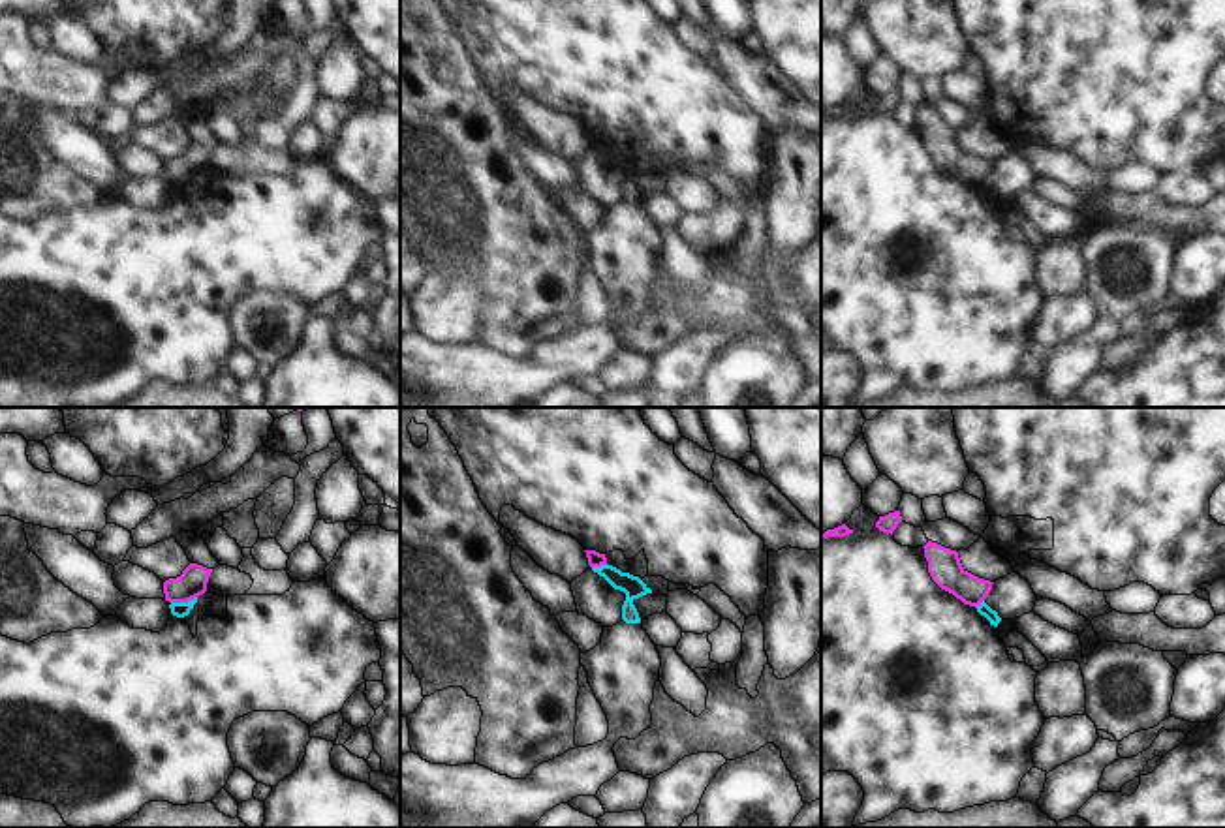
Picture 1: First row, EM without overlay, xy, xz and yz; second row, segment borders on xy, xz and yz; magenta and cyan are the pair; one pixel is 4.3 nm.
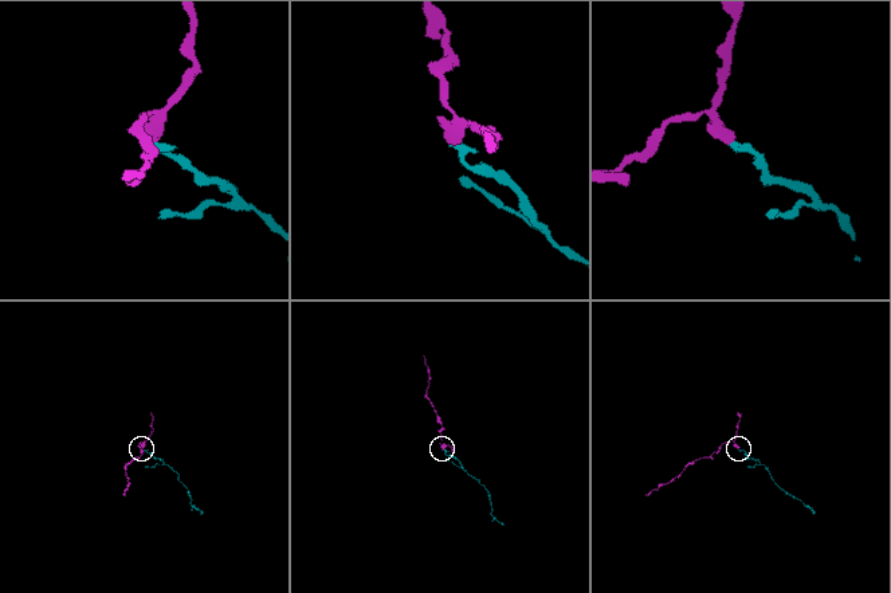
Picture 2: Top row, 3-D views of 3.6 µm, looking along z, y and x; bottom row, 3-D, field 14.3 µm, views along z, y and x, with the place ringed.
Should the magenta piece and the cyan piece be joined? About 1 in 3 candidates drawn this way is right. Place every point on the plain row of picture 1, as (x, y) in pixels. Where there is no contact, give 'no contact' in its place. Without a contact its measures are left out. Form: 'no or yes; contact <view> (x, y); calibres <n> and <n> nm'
no; contact xy (183, 181); calibres 120 and 60 nm

